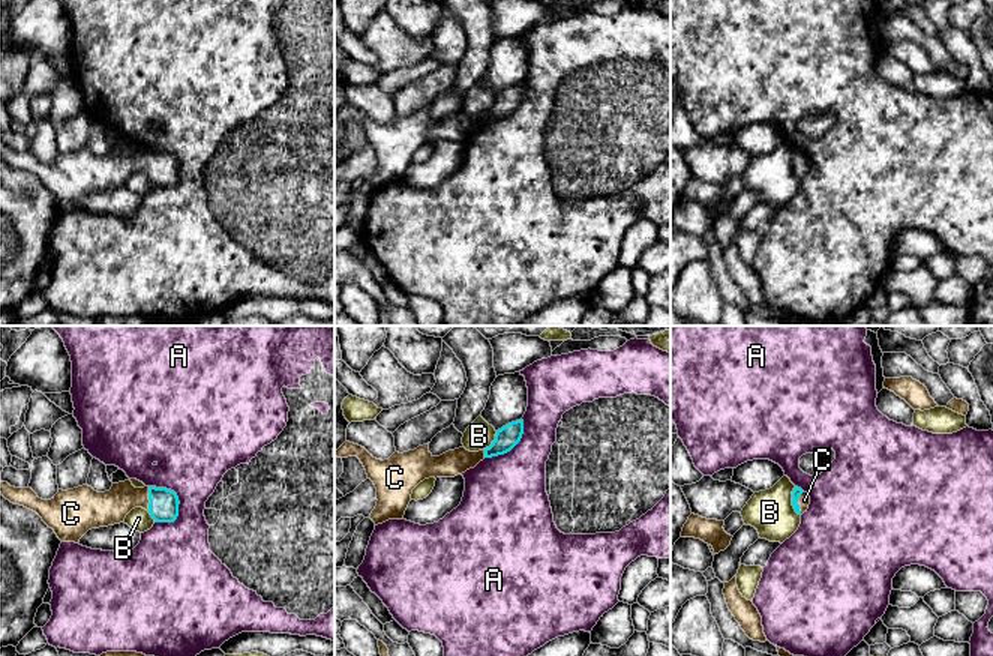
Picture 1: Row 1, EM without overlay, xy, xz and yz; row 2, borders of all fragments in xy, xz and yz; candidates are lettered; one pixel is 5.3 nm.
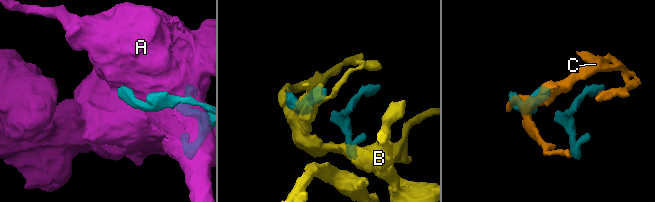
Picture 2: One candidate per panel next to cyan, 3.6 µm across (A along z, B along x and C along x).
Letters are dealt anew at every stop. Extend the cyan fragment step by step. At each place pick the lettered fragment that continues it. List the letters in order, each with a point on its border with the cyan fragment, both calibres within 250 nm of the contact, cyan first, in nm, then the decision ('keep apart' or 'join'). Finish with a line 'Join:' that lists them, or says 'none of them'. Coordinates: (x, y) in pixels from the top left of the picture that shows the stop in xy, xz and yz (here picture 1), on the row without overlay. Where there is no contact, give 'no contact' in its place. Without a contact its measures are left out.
A: contact xy (176, 159); calibres 160 and 400 nm; keep apart
B: contact yz (792, 165); calibres 50 and 240 nm; keep apart
C: contact xy (149, 162); calibres 160 and 180 nm; join
Join: C

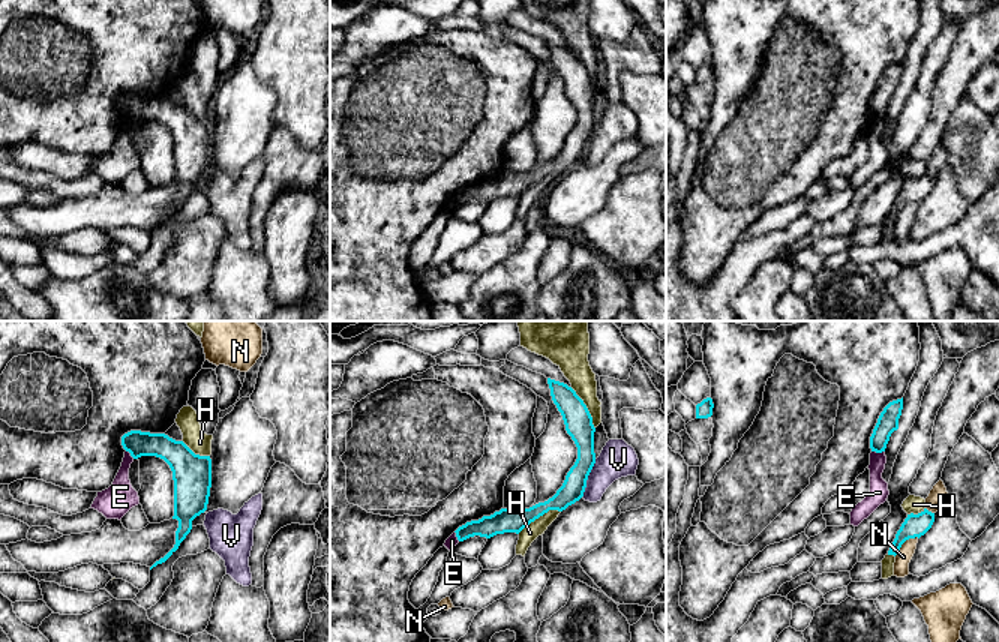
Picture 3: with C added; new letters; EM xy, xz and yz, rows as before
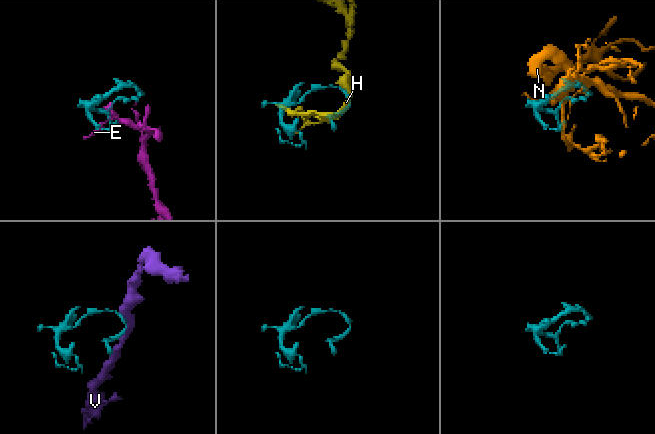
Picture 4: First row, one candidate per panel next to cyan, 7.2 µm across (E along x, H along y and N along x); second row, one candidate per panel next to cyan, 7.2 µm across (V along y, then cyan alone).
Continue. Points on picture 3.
E: contact yz (878, 116); calibres 110 and 100 nm; keep apart
H: contact xz (539, 180); calibres 130 and 90 nm; keep apart
N: contact yz (905, 204); calibres 130 and 90 nm; keep apart
V: contact xz (587, 143); calibres 130 and 190 nm; keep apart
Join: none of them

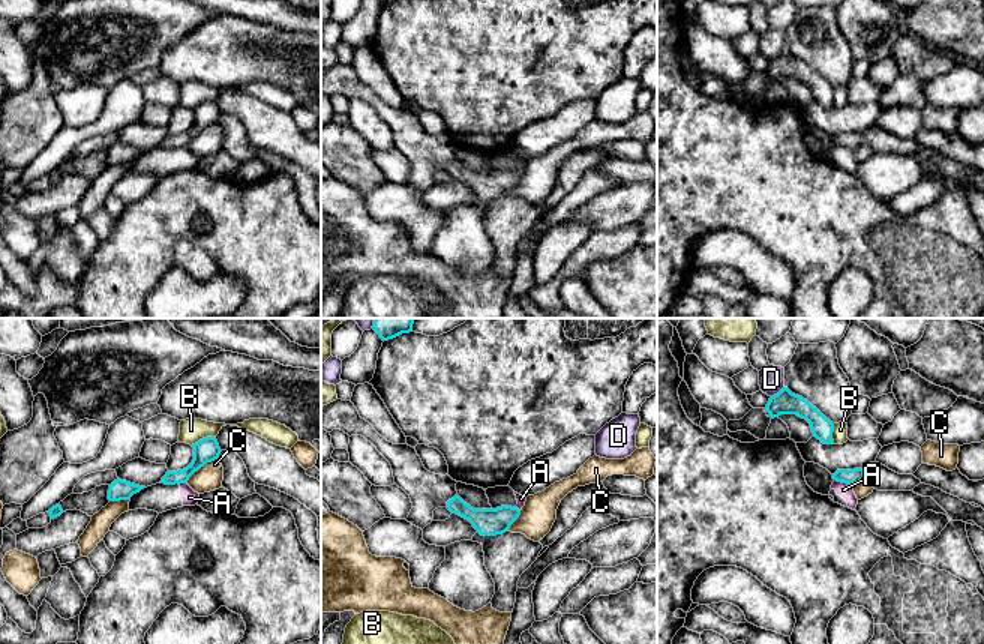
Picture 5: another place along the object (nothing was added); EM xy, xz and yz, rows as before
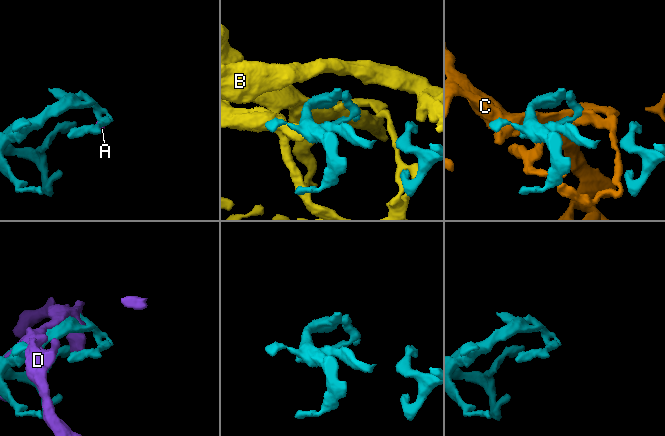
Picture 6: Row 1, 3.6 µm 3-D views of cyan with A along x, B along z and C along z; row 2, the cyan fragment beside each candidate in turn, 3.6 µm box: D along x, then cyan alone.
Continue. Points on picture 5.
A: contact yz (843, 146); calibres 80 and 80 nm; keep apart
B: contact xy (203, 102); calibres 130 and 130 nm; keep apart
C: contact xy (200, 131); calibres 130 and 140 nm; keep apart
D: contact yz (779, 56); calibres 130 and 140 nm; keep apart
Join: none of them

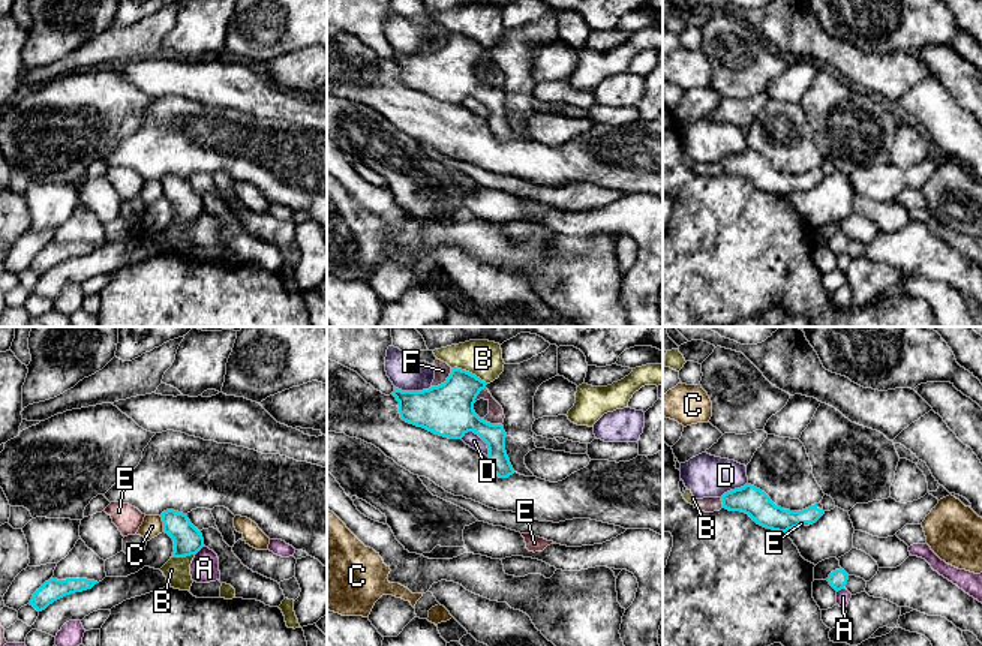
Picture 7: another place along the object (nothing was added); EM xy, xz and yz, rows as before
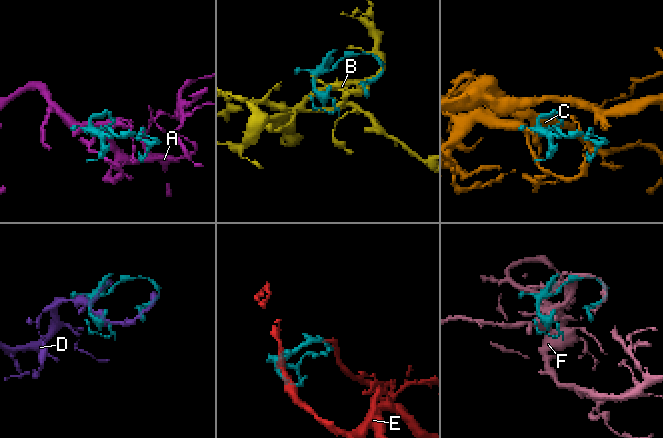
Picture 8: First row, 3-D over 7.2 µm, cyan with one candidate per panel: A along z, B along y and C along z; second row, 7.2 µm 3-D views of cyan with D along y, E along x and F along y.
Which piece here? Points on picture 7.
A: contact xy (200, 213); calibres 160 and 160 nm; keep apart
B: contact xz (468, 36); calibres 280 and 200 nm; keep apart
C: contact xy (164, 188); calibres 160 and 110 nm; keep apart
D: contact xz (480, 101); calibres 280 and 80 nm; keep apart
E: contact yz (804, 186); calibres 150 and 20 nm; join
F: contact xz (446, 45); calibres 280 and 90 nm; keep apart
Join: E

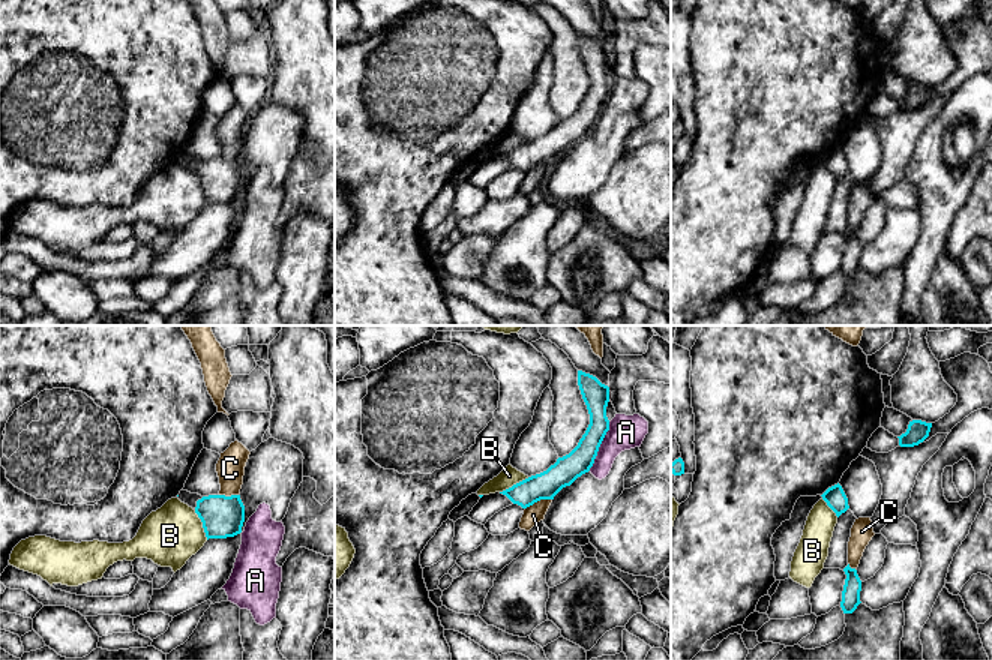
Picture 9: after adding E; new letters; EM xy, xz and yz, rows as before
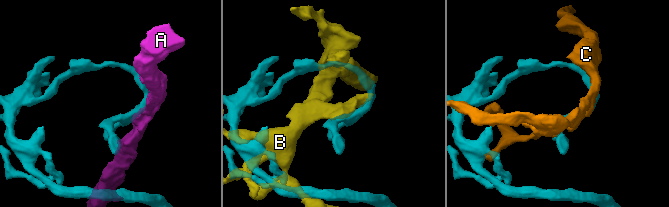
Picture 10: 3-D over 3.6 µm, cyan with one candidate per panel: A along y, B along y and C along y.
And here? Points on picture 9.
A: contact xz (599, 110); calibres 150 and 180 nm; keep apart
B: contact xy (203, 189); calibres 220 and 320 nm; keep apart
C: contact xz (538, 164); calibres 150 and 100 nm; keep apart
Join: none of them

